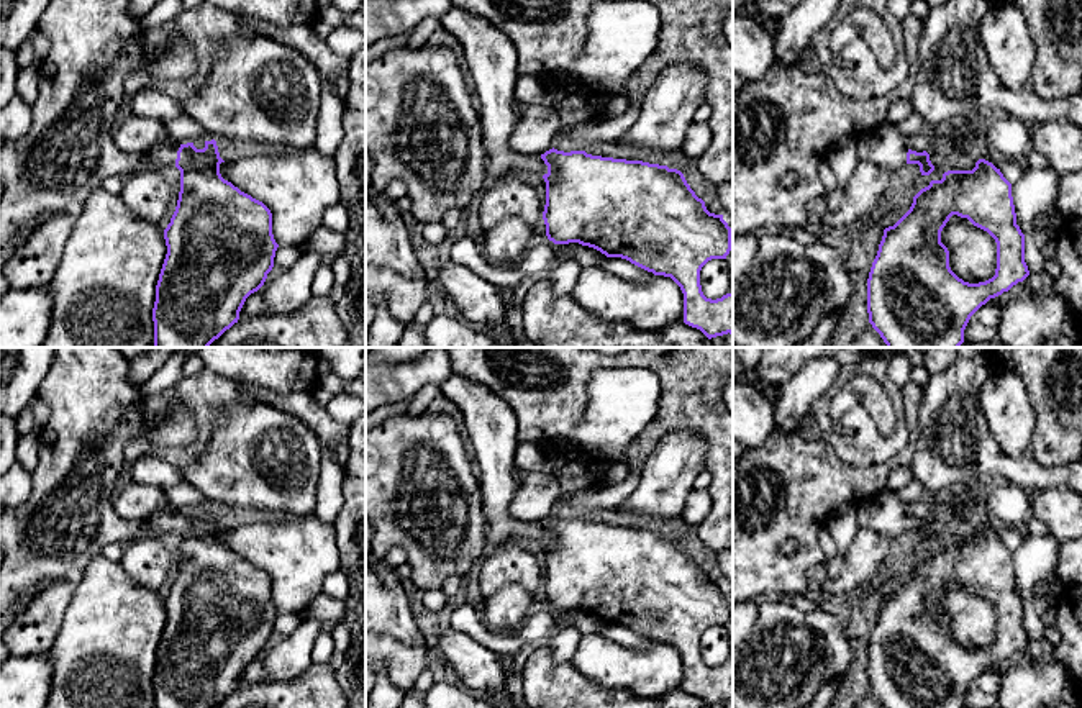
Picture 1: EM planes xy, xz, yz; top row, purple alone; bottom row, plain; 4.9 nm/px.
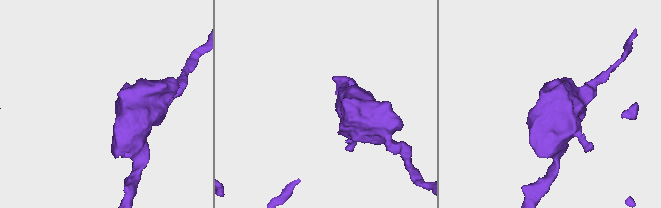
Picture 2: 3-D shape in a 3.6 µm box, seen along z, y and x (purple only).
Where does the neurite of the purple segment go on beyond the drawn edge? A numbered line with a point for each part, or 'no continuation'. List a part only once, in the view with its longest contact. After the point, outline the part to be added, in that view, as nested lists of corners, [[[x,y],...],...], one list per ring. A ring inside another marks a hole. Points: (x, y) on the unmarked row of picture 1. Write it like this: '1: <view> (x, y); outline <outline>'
1: xy (163, 521); outline [[[170,502],[161,508],[159,511],[152,513],[144,521],[144,531],[151,534],[157,534],[166,538],[169,533],[175,533],[177,518],[180,510],[177,510]]]

